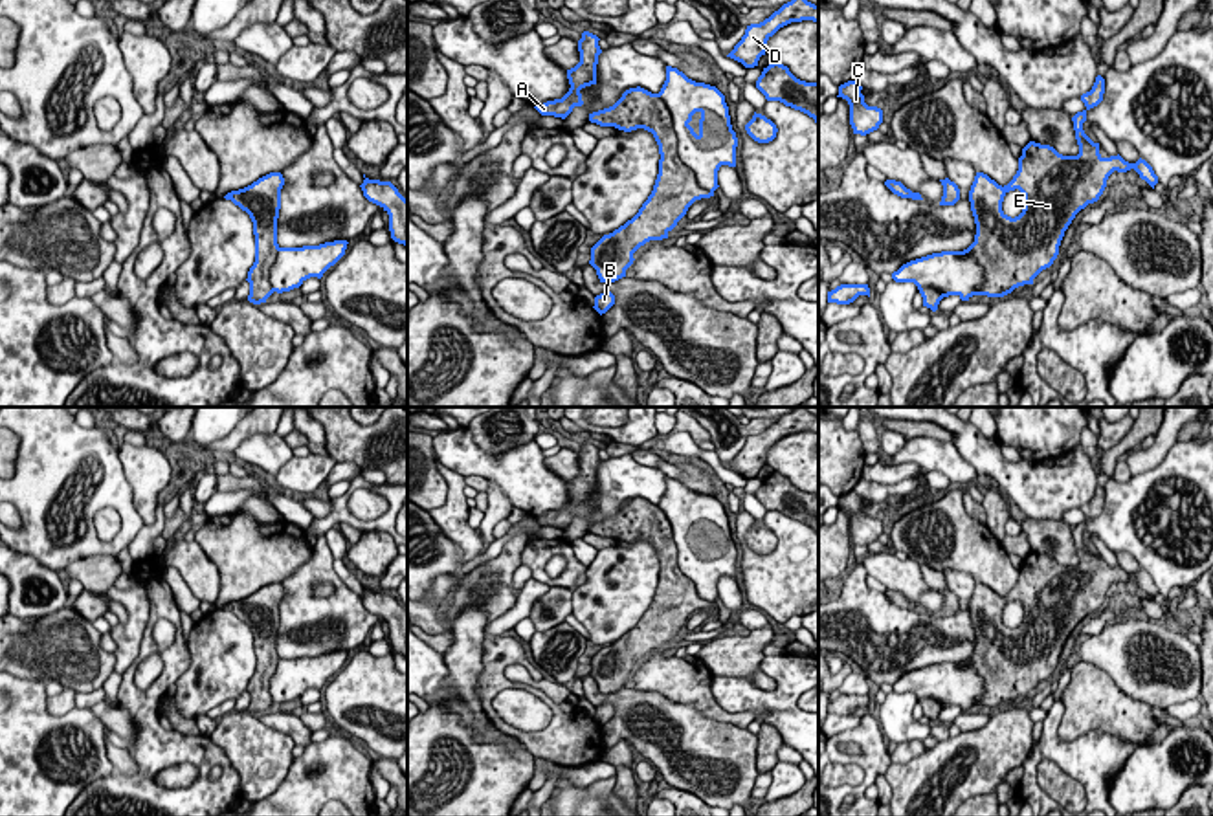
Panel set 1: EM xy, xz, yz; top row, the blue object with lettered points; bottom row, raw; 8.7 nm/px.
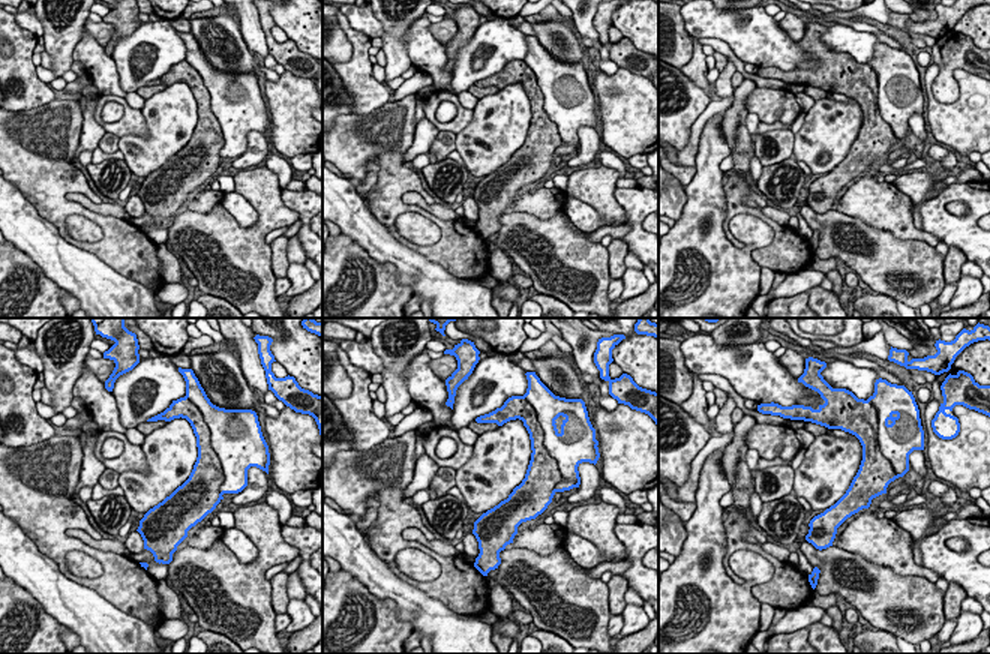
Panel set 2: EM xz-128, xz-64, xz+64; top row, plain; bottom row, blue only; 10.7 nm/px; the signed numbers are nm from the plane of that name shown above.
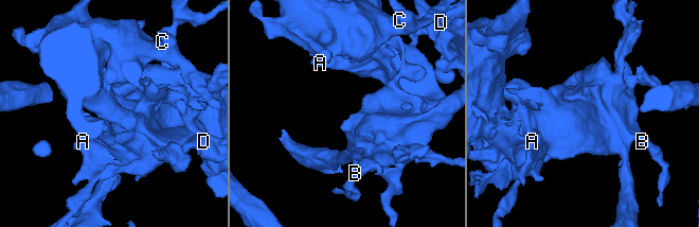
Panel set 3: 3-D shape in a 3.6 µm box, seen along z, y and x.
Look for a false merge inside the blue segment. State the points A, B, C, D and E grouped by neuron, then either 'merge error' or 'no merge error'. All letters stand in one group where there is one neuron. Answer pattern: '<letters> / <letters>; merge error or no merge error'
A B C D E; no merge error

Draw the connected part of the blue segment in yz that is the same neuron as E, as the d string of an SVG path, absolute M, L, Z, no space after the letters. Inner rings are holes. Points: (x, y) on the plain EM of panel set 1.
M1097 486L1092 501L1081 506L1086 519L1072 528L1079 556L1077 567L1063 567L1050 556L1029 552L1022 559L1018 581L1007 596L1002 598L987 585L976 583L969 601L976 634L974 653L963 662L941 662L910 671L894 682L892 689L896 693L914 693L923 708L923 717L932 722L949 706L958 706L962 711L969 711L973 706L1004 708L1018 697L1033 695L1033 689L1053 675L1064 642L1081 620L1099 611L1114 581L1127 583L1134 579L1154 600L1158 587L1145 570L1140 568L1136 574L1129 574L1119 565L1103 568L1099 554L1085 545L1086 523L1103 512L1103 504L1105 490ZM1015 600L1024 605L1024 620L1011 629L1002 622L1002 612Z

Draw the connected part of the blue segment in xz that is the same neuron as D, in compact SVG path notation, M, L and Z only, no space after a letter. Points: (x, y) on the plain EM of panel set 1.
M795 407L763 433L747 436L745 446L727 468L741 473L745 479L754 479L760 468L765 466L767 451L780 438L802 431L818 433L818 416L807 413L804 407Z

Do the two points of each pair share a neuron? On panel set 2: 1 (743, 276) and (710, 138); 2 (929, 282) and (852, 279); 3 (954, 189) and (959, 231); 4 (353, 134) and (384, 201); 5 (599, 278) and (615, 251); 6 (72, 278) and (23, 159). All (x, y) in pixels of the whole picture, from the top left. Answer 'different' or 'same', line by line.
1: same
2: different
3: same
4: same
5: different
6: different

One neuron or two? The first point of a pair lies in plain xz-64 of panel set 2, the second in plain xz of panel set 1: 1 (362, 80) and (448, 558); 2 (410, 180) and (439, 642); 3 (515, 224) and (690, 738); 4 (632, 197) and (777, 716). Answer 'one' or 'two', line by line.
1: two
2: two
3: one
4: one

